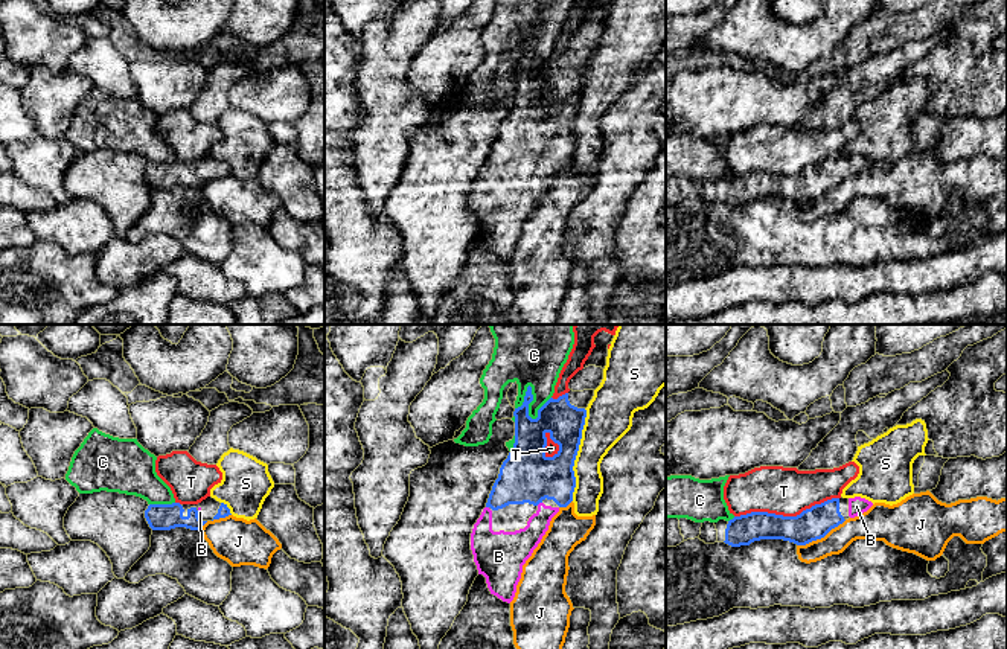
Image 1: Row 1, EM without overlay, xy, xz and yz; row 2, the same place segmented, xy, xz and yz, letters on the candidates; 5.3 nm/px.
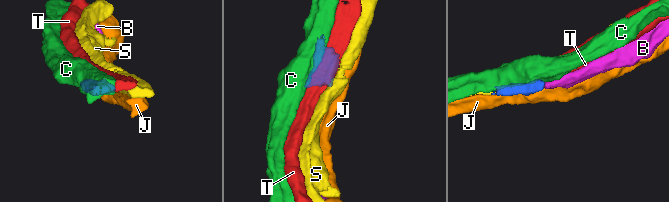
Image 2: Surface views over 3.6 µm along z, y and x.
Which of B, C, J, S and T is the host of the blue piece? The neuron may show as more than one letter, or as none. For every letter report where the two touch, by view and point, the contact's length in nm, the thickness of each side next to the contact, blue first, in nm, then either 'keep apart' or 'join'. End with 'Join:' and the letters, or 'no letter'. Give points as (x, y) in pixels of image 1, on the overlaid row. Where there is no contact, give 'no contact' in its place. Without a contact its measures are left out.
B: meets blue in xz at (538, 503); contact 40 nm long; 280 nm thick on the blue side, 160 nm on the other; join
C: meets blue in xz at (530, 401); contact 200 nm long; 200 nm thick on the blue side, 340 nm on the other; keep apart
J: meets blue in yz at (821, 537); contact 300 nm long; 170 nm thick on the blue side, 140 nm on the other; keep apart
S: meets blue in xz at (576, 454); contact 500 nm long; 260 nm thick on the blue side, 240 nm on the other; keep apart
T: meets blue in yz at (786, 517); contact 550 nm long; 170 nm thick on the blue side, 260 nm on the other; keep apart
Join: B

